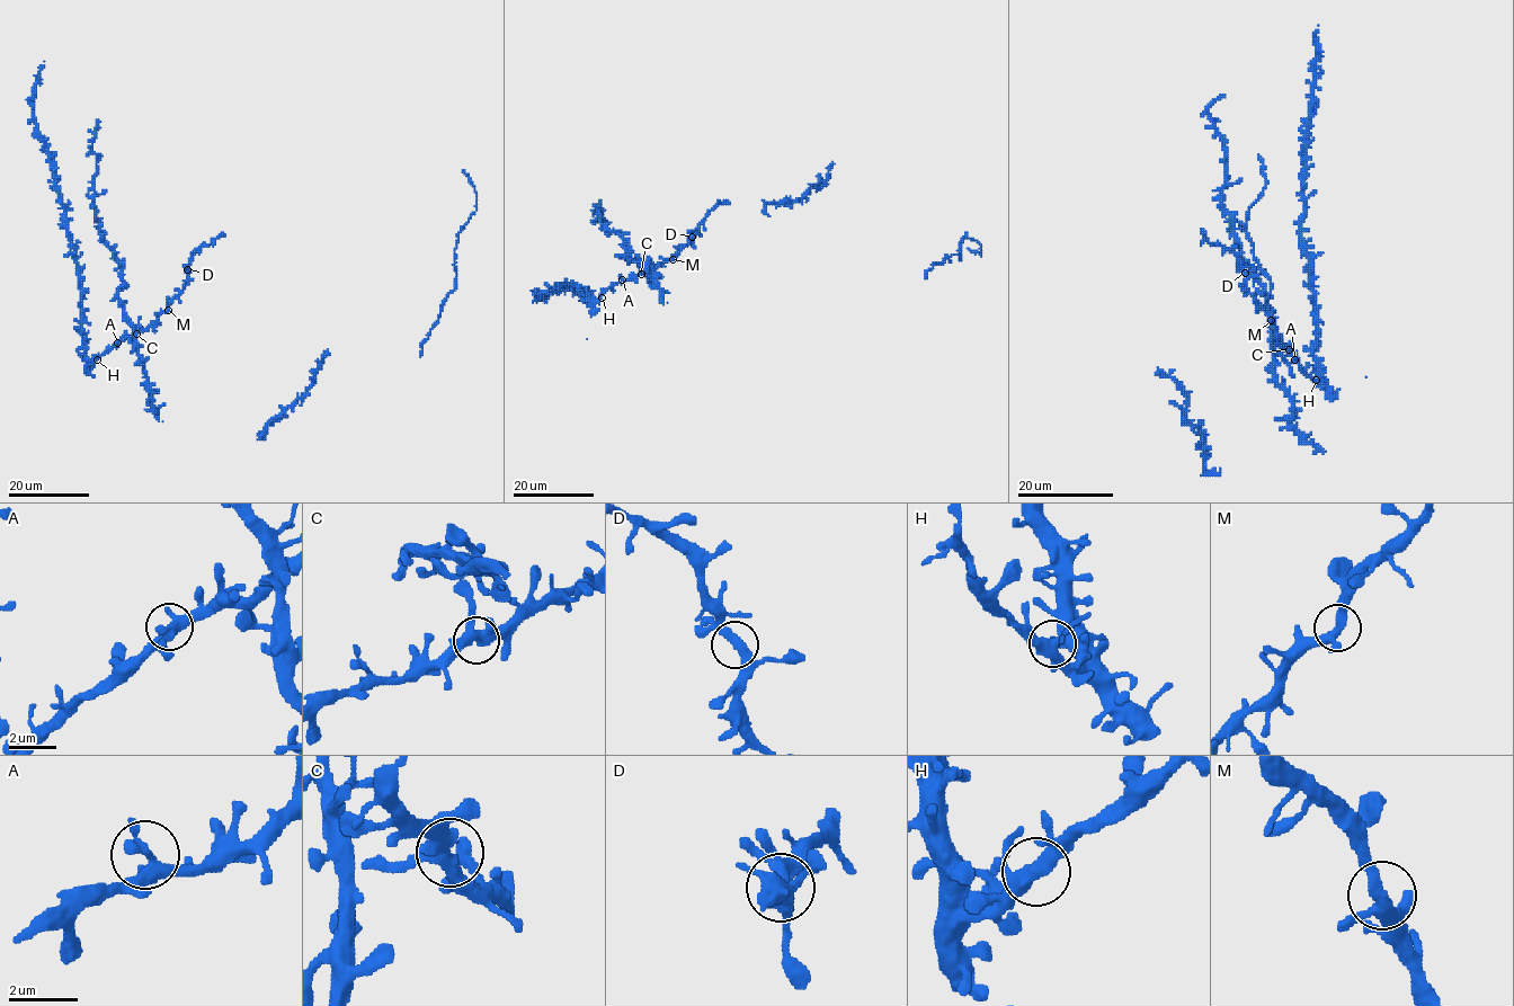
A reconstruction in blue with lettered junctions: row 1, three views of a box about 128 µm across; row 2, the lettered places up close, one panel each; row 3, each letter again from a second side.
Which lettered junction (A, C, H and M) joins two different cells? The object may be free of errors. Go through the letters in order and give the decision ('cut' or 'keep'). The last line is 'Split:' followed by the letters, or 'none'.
A: keep
C: keep
H: keep
M: keep
Split: none

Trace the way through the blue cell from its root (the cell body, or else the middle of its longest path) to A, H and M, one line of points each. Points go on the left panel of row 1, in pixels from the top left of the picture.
A: (156, 392), (148, 388), (135, 335), (117, 343)
H: (156, 392), (148, 388), (135, 335), (118, 340), (97, 359)
M: (156, 392), (148, 388), (135, 335), (147, 329), (167, 309)

